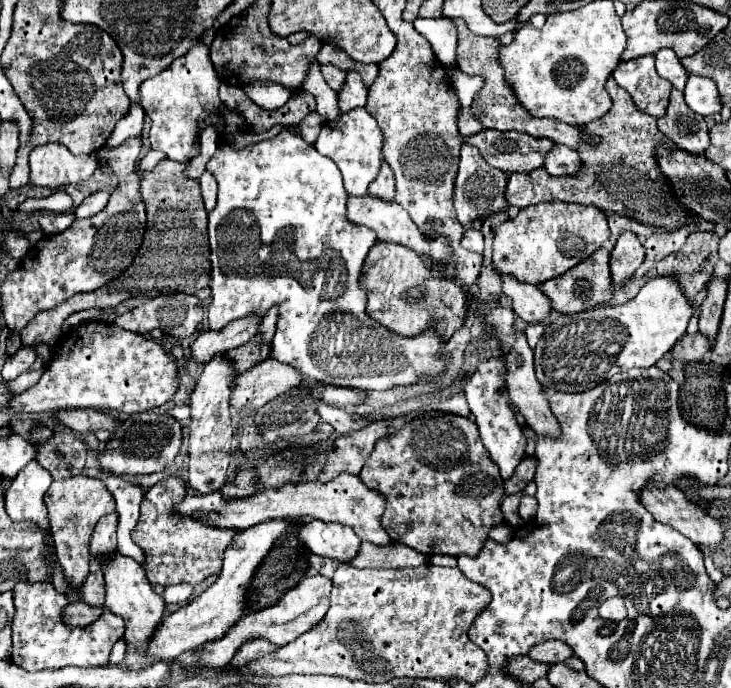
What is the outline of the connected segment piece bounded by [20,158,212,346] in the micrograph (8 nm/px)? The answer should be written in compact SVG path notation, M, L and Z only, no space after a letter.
M166 158L152 172L140 174L142 176L140 192L148 212L148 226L142 248L134 258L132 266L128 268L128 272L110 282L110 286L104 286L102 290L78 294L70 298L70 302L62 302L58 314L56 310L38 314L20 332L20 340L24 346L54 344L62 334L62 322L74 312L86 308L104 308L102 310L104 316L114 316L116 308L108 306L118 306L120 302L132 296L154 298L162 294L184 292L184 294L194 294L200 300L210 298L212 276L210 276L210 246L208 246L208 212L204 208L198 182L186 178L182 172L187 165L188 162L180 163Z

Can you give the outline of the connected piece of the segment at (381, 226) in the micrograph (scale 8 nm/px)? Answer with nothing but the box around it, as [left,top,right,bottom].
[346,194,450,260]

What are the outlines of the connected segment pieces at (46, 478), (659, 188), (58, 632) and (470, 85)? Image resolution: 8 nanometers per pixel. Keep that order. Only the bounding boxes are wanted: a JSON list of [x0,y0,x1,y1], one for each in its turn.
[[6,462,54,548],[506,76,700,232],[12,580,124,672],[452,70,482,108]]

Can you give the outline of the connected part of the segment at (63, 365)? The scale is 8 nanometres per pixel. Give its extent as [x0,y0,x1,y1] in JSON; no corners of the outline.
[10,322,178,414]

